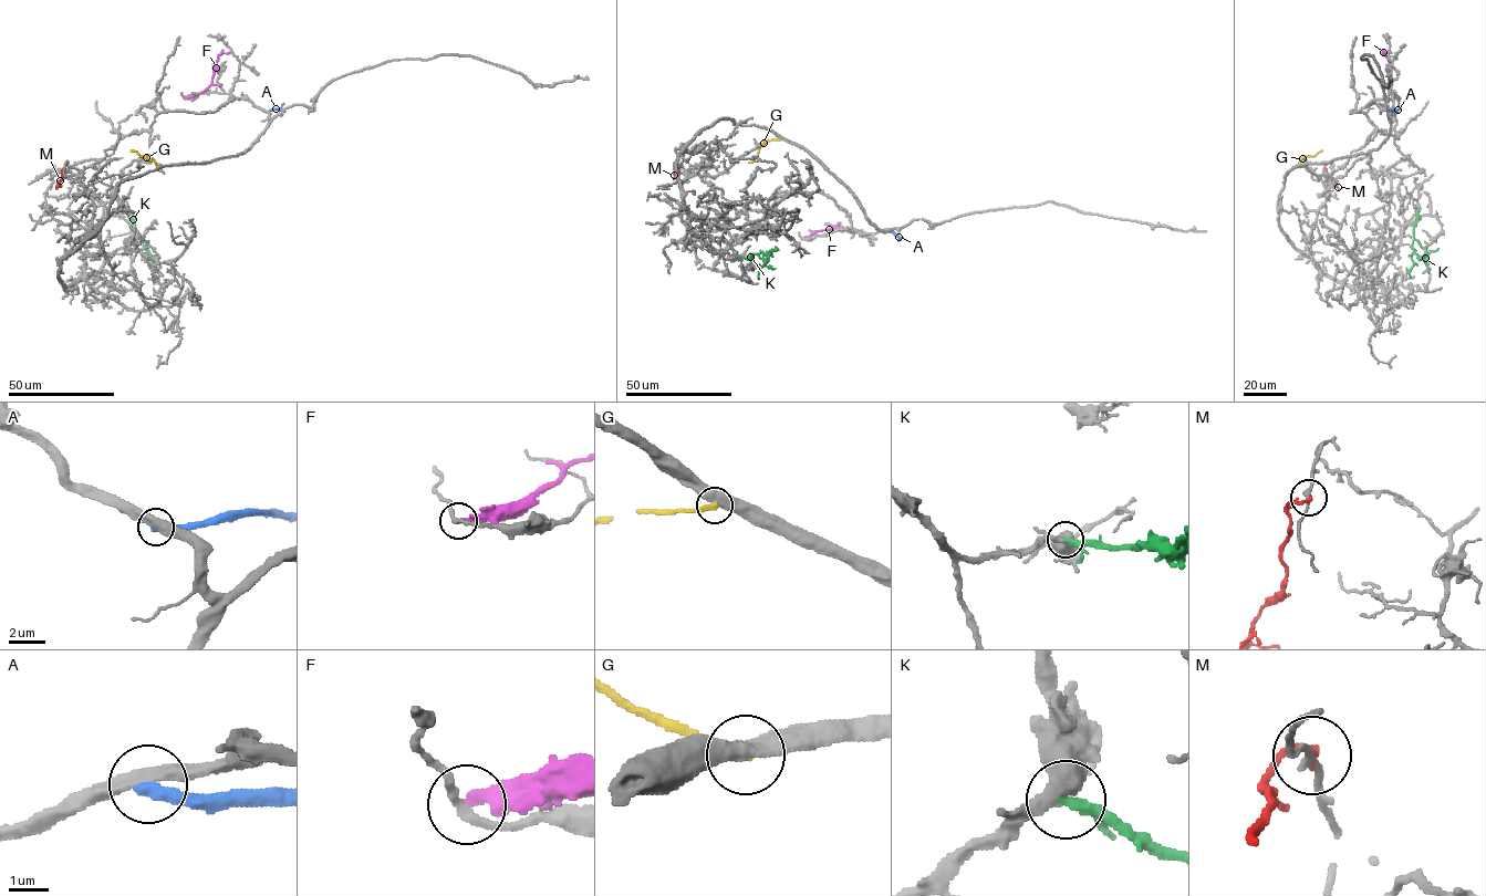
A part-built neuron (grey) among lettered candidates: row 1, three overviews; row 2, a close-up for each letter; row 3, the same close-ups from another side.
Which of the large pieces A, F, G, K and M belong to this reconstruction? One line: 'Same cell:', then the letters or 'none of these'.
Same cell: K

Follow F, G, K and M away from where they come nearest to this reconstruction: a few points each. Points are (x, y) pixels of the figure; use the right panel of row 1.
F: (1398, 97), (1390, 90), (1390, 51)
G: (1298, 166), (1303, 157), (1321, 150)
K: (1416, 210), (1411, 256), (1414, 264), (1409, 274), (1406, 268)
M: (1323, 168), (1339, 189)

